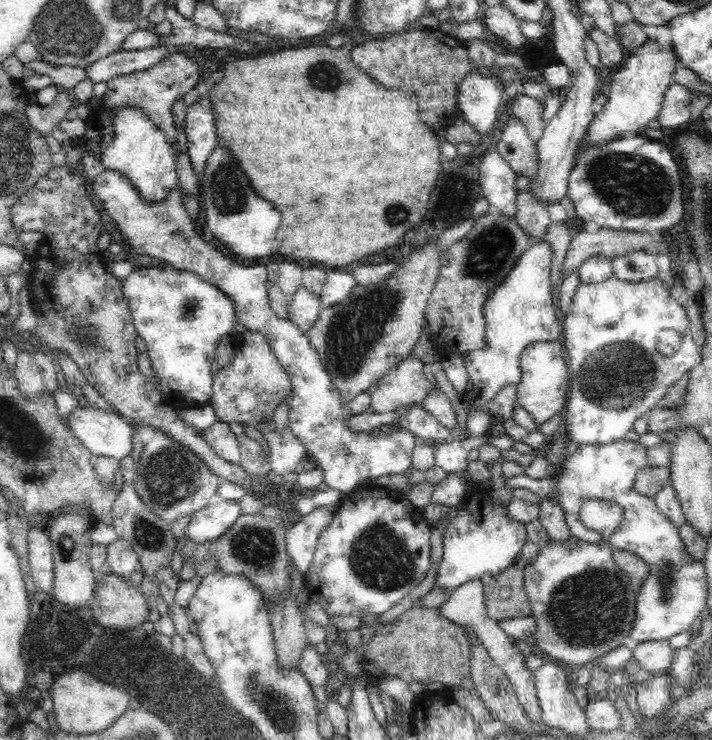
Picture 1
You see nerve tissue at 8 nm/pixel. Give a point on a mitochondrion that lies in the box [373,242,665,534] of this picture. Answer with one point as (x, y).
(618, 374)

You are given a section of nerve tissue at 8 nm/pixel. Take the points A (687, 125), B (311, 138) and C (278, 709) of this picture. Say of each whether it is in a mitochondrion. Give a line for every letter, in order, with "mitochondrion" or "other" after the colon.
A: other
B: other
C: mitochondrion

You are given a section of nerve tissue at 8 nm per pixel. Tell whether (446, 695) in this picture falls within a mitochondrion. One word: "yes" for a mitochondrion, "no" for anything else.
no

